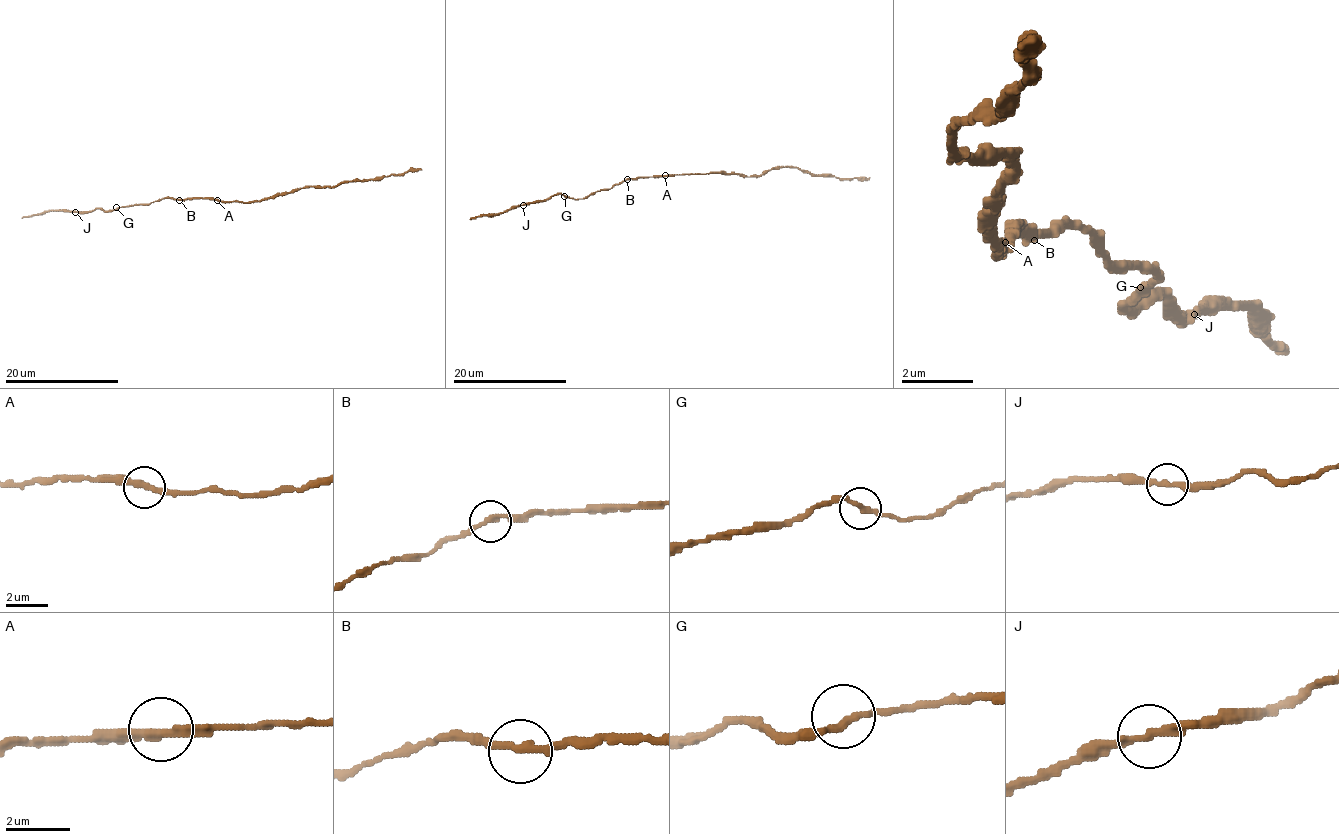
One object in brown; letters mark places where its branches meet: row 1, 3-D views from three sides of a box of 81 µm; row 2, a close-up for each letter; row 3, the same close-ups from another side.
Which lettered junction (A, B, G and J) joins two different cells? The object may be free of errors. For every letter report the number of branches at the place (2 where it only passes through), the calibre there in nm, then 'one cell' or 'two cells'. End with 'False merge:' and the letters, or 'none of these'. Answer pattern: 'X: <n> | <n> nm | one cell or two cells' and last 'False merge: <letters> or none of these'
A: 2 | 320 nm | one cell
B: 2 | 240 nm | one cell
G: 2 | 240 nm | one cell
J: 2 | 260 nm | one cell
False merge: none of these

